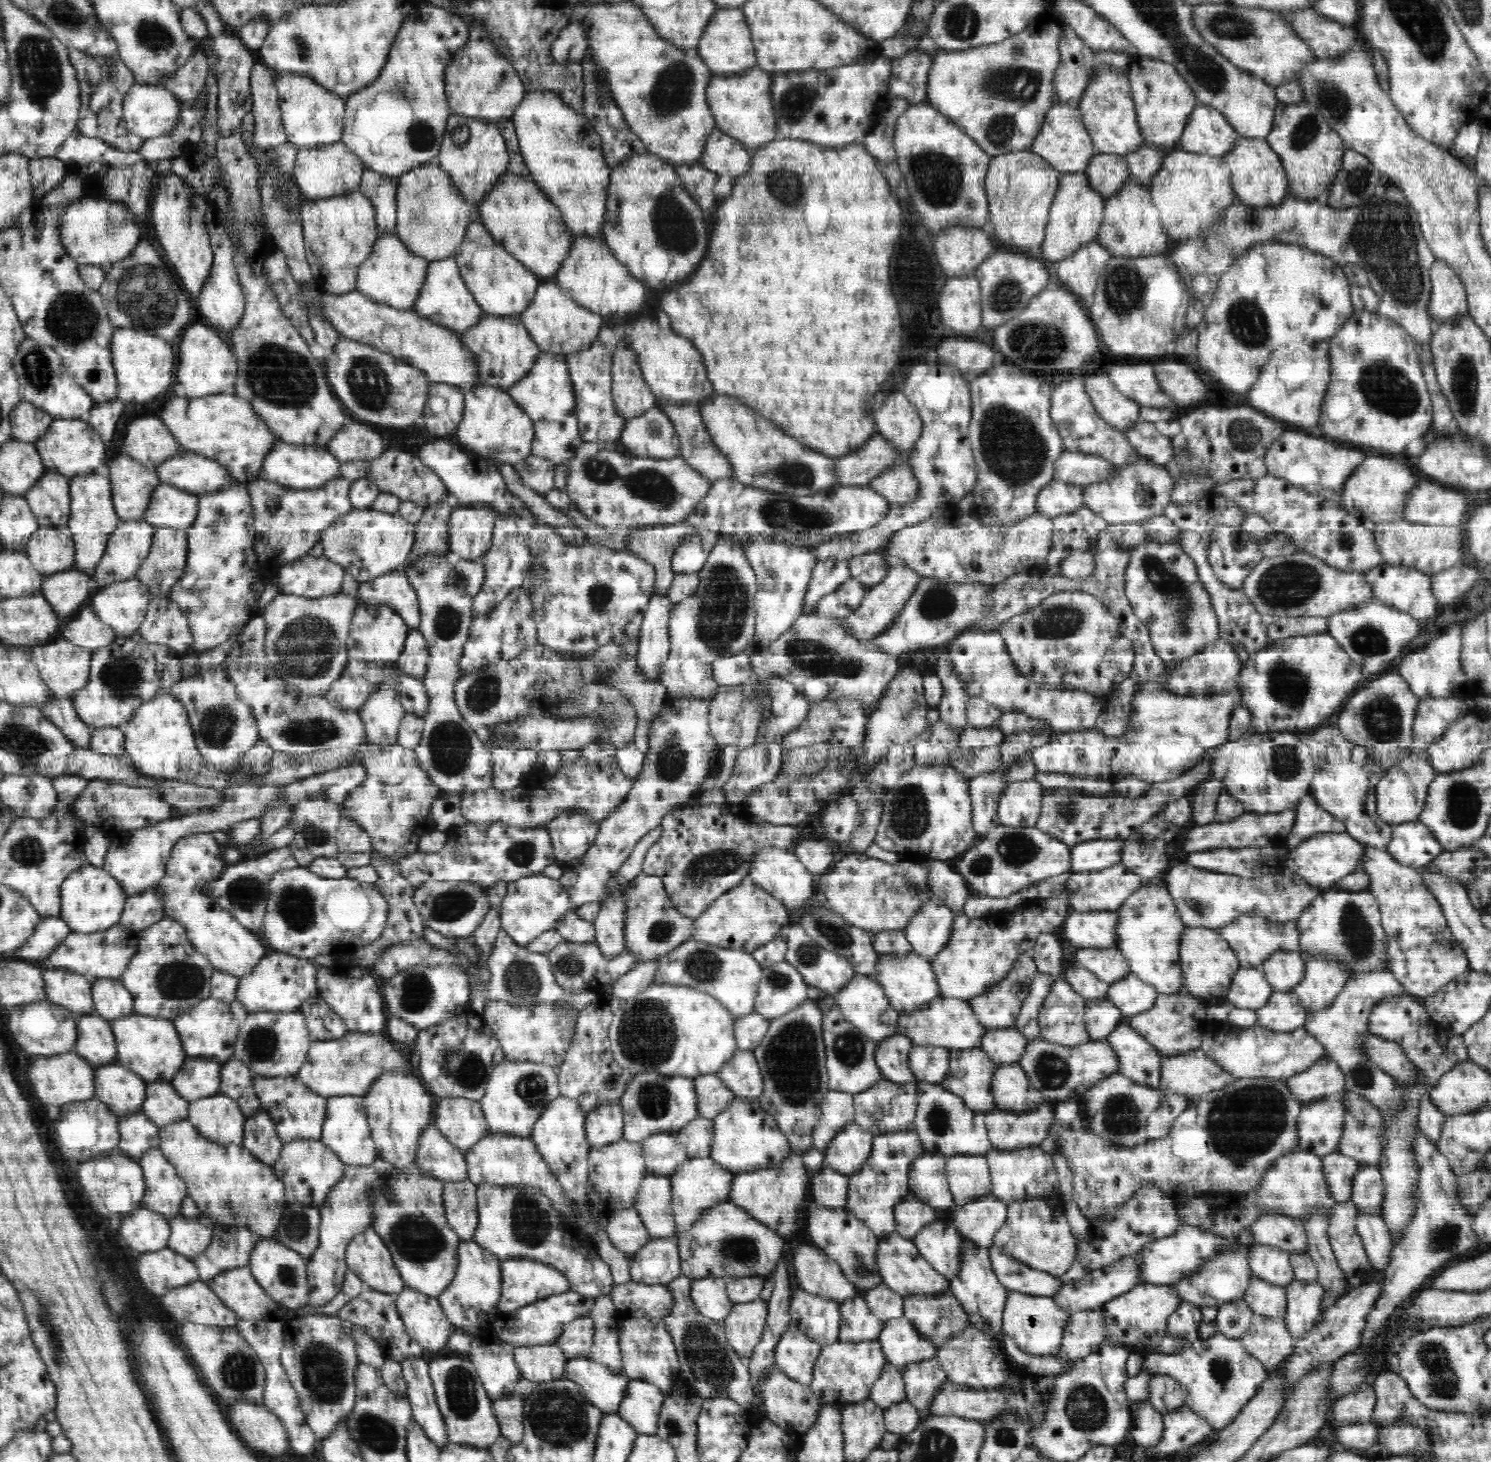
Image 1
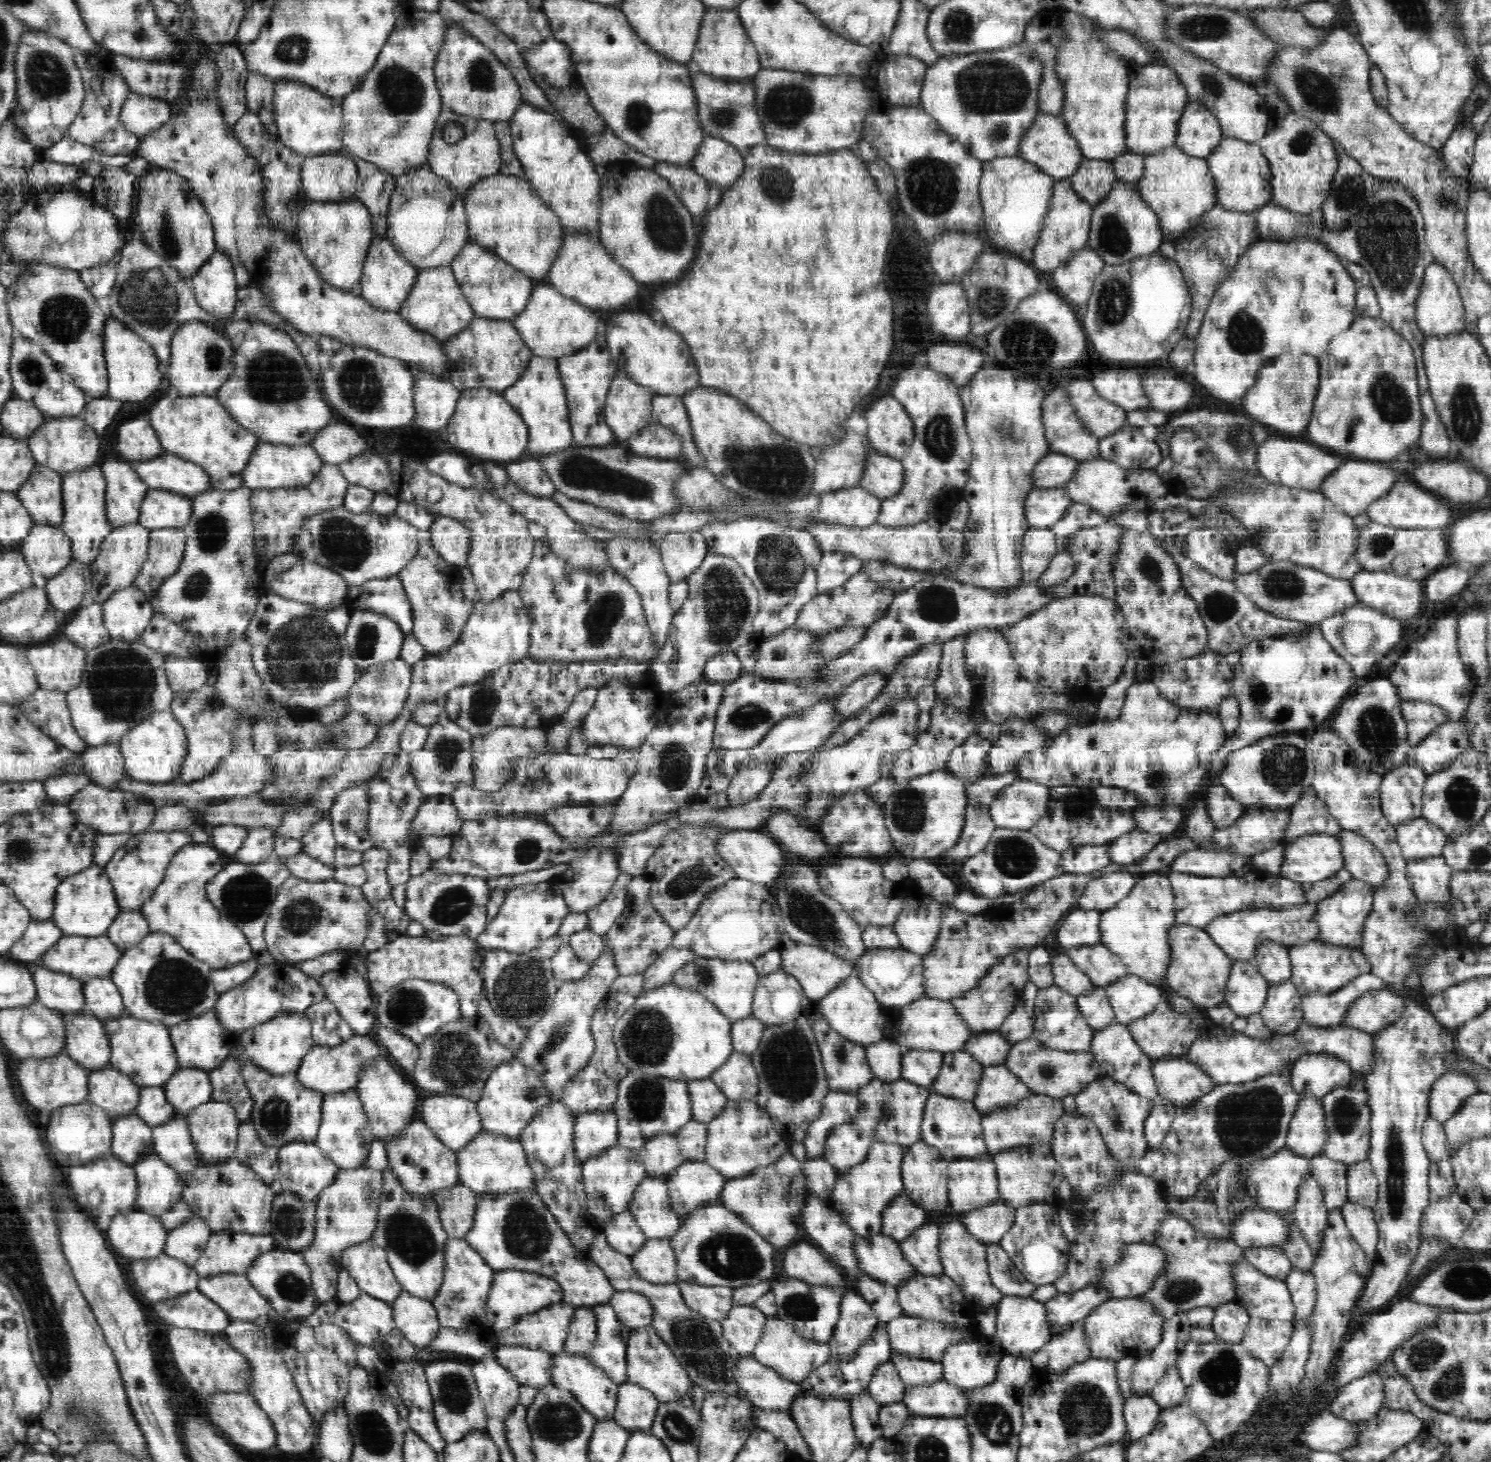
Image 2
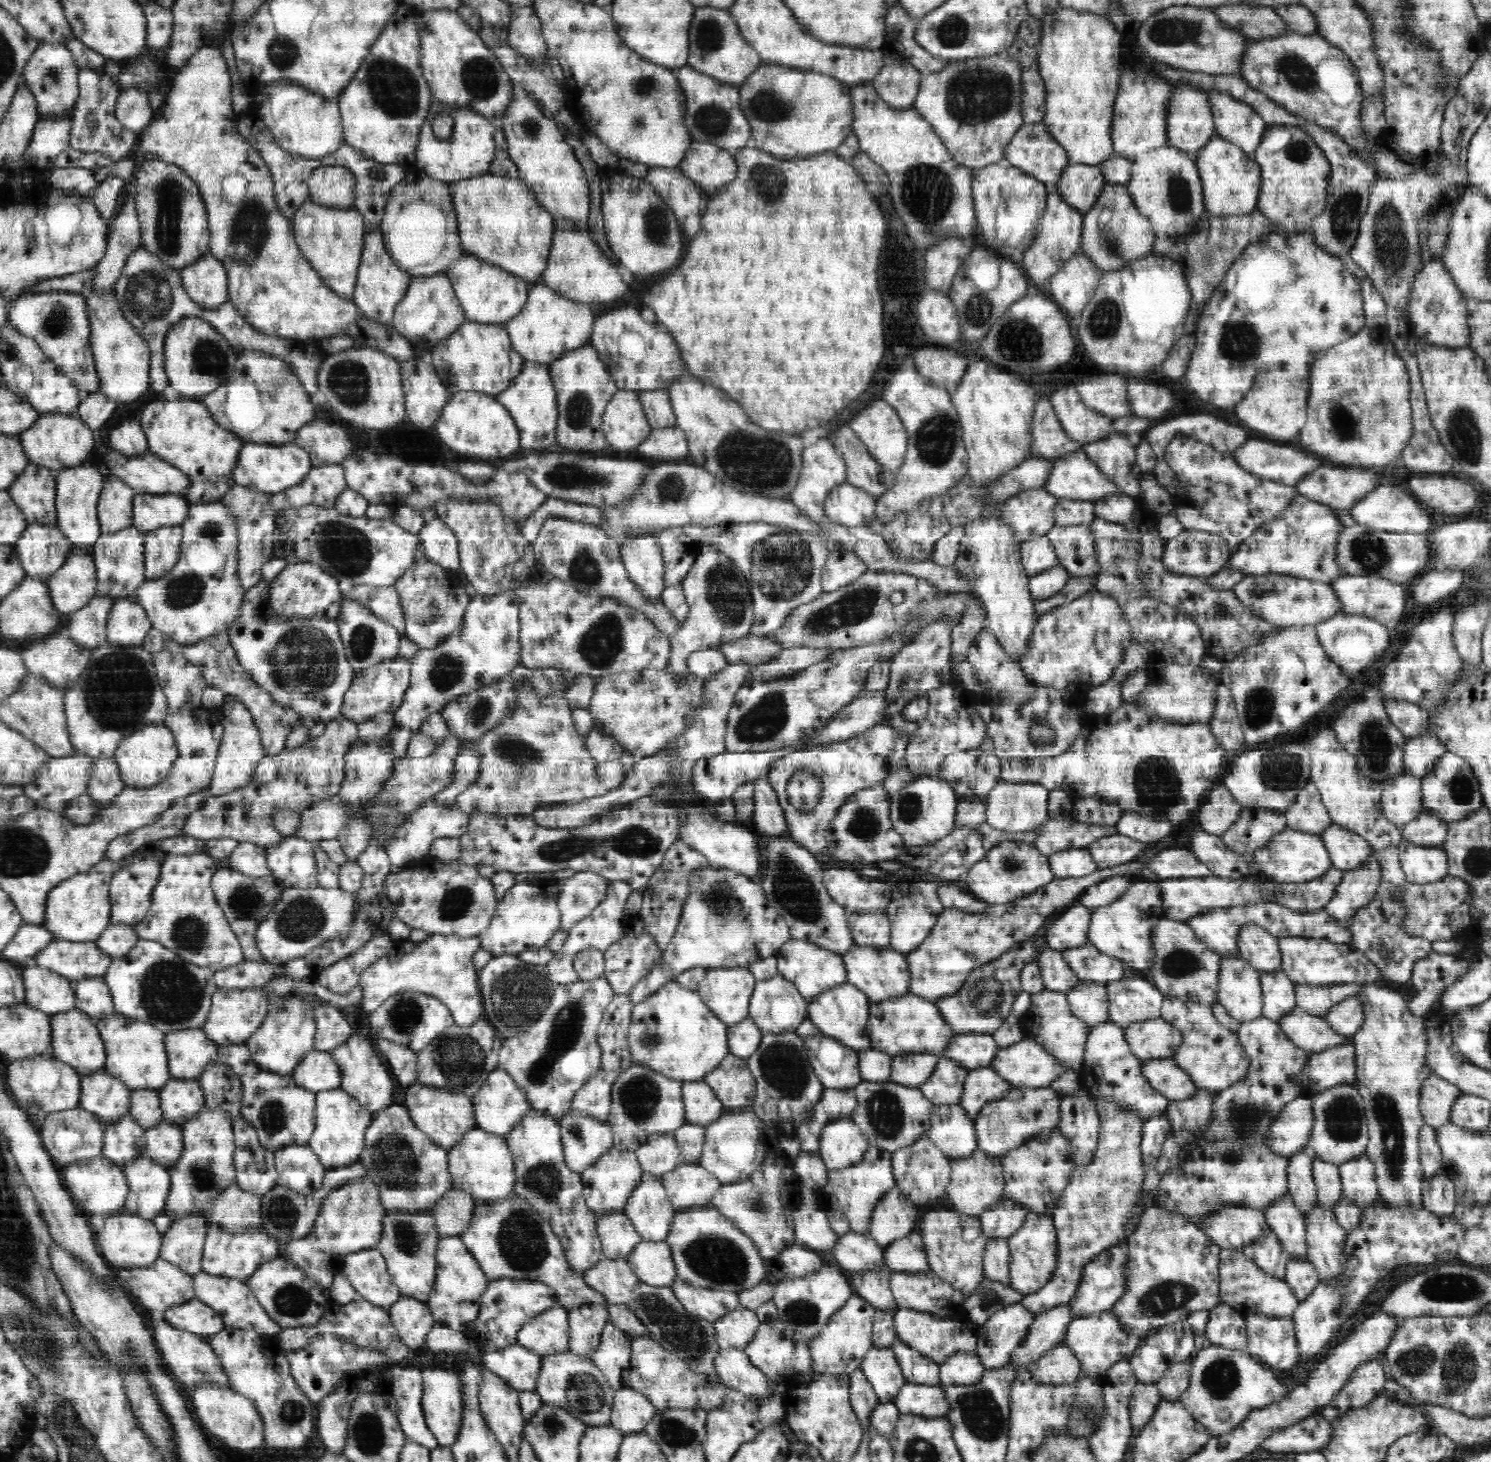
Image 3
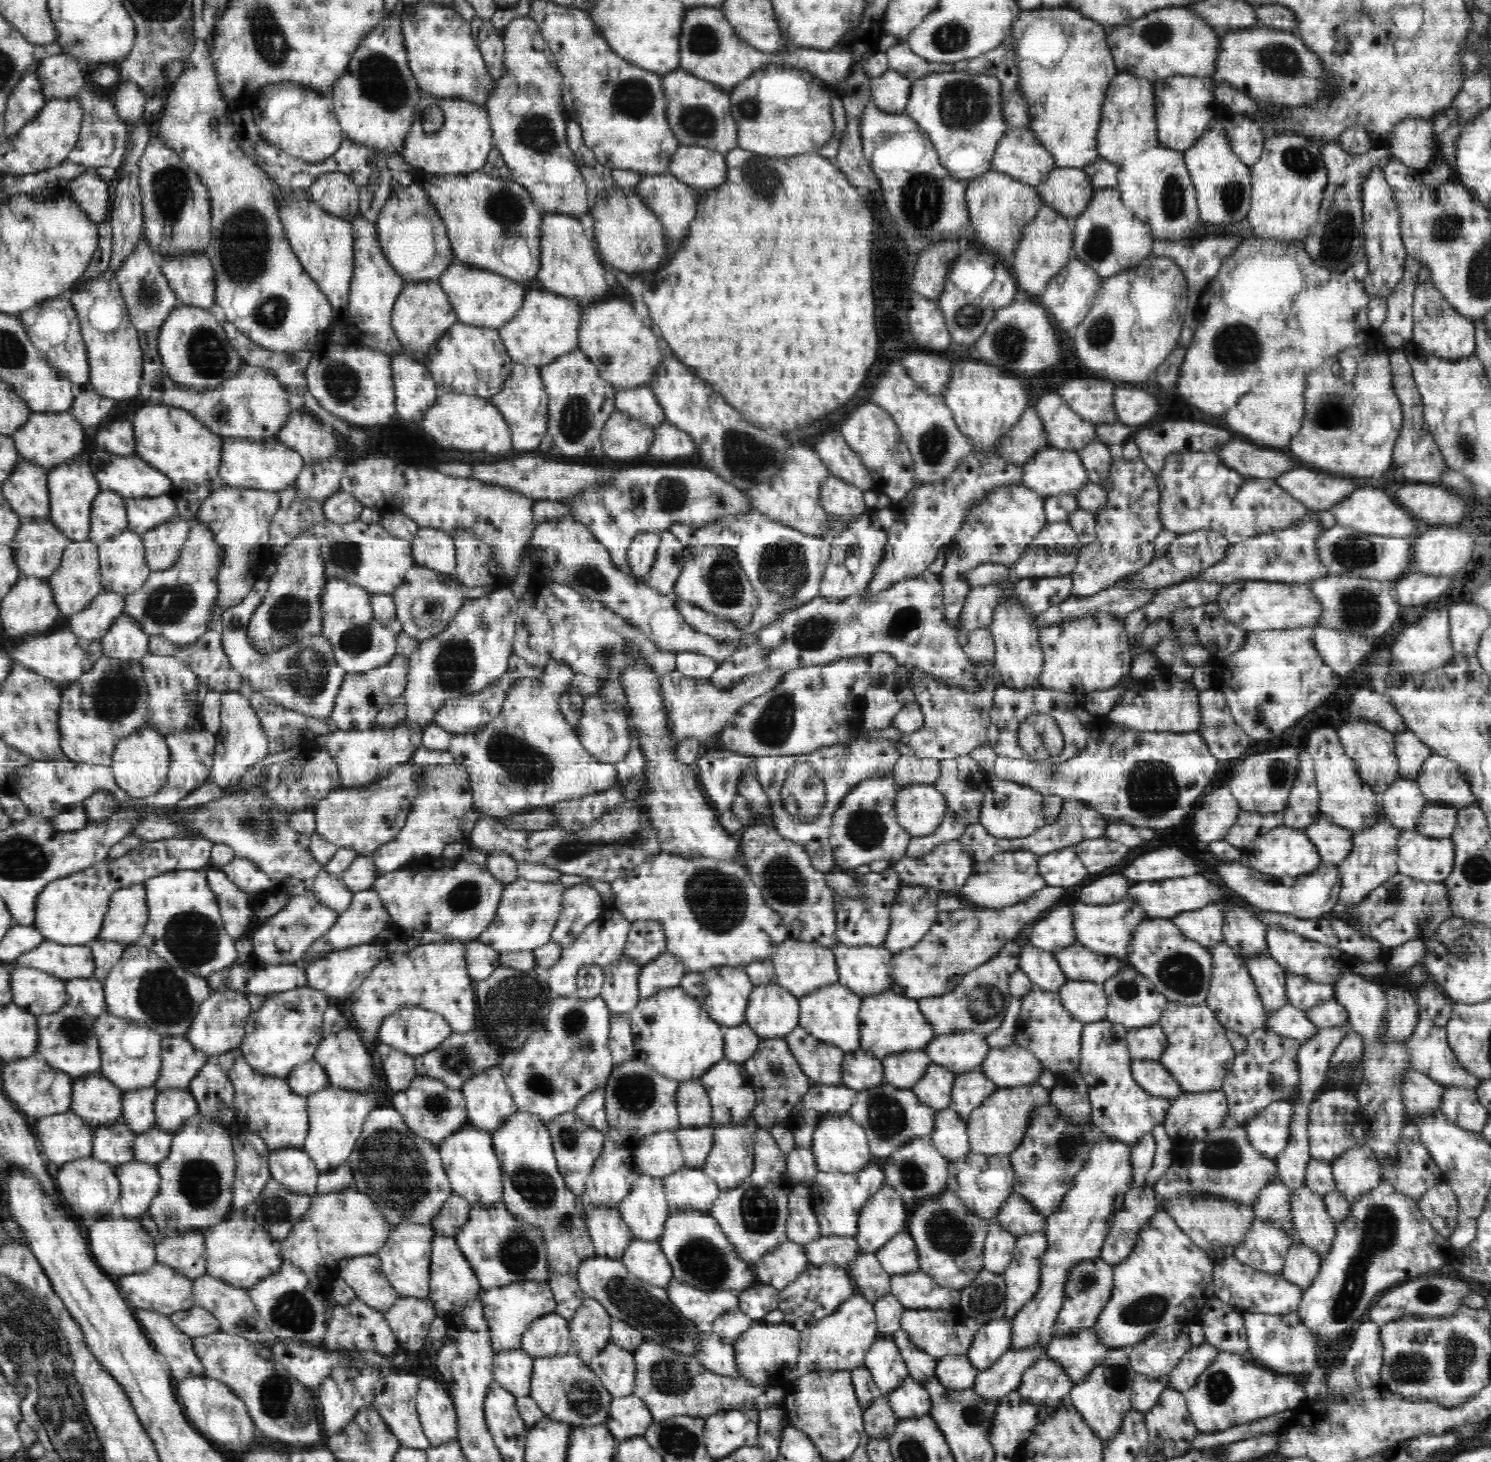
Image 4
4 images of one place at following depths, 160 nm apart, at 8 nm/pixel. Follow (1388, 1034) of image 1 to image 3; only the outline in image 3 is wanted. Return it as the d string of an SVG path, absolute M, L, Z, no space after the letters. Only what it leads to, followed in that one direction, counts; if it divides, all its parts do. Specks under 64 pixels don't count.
M1354 995L1344 1002L1336 1004L1334 1008L1330 1008L1330 1012L1323 1018L1334 1032L1346 1037L1356 1034L1362 1028L1362 1024L1366 1022L1362 1002L1358 996Z

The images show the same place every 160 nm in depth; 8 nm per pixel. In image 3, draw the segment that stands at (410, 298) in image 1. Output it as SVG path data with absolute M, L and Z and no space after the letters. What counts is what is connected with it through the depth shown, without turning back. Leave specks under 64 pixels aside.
M372 232L364 239L361 263L357 270L357 283L353 292L353 303L362 317L369 318L376 324L390 324L397 304L406 294L408 285L414 275L402 270L389 255L385 247L383 233Z

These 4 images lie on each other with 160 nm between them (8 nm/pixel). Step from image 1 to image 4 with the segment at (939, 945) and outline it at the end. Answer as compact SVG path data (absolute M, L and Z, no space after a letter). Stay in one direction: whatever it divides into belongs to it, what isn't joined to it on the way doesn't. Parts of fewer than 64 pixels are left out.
M903 885L891 906L890 928L883 946L894 953L918 944L937 919L940 892L933 888Z

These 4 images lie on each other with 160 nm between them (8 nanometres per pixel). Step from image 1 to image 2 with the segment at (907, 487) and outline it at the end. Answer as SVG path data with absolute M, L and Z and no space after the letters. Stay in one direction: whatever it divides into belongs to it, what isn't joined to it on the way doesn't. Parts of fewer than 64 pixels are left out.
M868 449L865 471L859 486L876 495L882 501L896 496L902 488L905 472L901 460L878 454Z

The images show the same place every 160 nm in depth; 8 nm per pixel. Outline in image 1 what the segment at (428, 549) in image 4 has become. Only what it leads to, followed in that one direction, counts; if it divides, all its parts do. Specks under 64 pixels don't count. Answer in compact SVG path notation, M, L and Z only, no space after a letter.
M493 503L491 505L492 507L478 507L476 504L454 505L452 516L450 516L450 526L448 526L448 547L450 547L453 560L465 559L472 561L484 556L492 546L496 520L500 516L513 516L513 518L517 516L508 504L504 508L497 508Z

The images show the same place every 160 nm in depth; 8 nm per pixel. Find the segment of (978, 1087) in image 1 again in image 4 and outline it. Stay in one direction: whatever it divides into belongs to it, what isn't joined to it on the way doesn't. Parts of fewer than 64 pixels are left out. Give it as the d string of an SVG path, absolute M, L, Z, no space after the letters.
M930 1064L925 1076L918 1080L911 1091L922 1104L928 1104L934 1109L945 1109L951 1103L951 1094L958 1074L945 1067Z

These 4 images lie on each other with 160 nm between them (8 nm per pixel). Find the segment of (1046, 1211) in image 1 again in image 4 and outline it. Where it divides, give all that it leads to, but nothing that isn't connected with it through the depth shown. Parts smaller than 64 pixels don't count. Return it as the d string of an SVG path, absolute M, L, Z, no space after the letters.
M1032 1232L1019 1236L1016 1240L1014 1258L1003 1272L1005 1279L1005 1311L1004 1318L1014 1318L1025 1304L1034 1298L1036 1291L1040 1288L1041 1258L1047 1249L1046 1232Z

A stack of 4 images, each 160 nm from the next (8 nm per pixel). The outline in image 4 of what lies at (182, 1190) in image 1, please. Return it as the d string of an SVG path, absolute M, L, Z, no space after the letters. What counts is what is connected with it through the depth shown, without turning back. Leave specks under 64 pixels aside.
M132 1160L130 1162L117 1165L115 1173L118 1177L121 1188L119 1202L123 1216L139 1220L139 1216L147 1213L152 1200L154 1200L154 1197L159 1194L160 1175L156 1165Z

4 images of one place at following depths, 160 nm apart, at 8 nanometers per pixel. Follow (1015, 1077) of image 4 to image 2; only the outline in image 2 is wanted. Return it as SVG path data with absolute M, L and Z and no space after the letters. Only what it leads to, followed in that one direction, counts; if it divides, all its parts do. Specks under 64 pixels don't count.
M1030 1038L1015 1043L1003 1064L1014 1073L1022 1083L1034 1093L1061 1099L1063 1096L1076 1095L1086 1085L1100 1079L1100 1069L1094 1061L1093 1052L1066 1052L1044 1047Z

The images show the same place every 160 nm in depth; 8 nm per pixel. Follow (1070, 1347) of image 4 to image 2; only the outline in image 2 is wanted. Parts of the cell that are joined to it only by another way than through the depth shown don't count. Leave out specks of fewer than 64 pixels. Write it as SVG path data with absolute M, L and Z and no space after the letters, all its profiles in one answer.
M1139 1295L1108 1299L1094 1308L1083 1321L1085 1337L1089 1341L1089 1358L1117 1361L1126 1357L1137 1359L1139 1356L1146 1356L1146 1353L1152 1352L1162 1338L1161 1328L1164 1318L1149 1300L1142 1300Z

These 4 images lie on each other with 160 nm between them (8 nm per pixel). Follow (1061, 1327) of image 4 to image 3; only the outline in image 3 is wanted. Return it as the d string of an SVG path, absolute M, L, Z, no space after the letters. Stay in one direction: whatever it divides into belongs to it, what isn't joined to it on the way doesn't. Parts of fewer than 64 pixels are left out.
M1114 1245L1095 1256L1082 1271L1082 1280L1074 1295L1070 1300L1071 1320L1076 1320L1096 1312L1111 1310L1118 1302L1118 1299L1125 1294L1127 1271L1127 1247L1124 1245Z

